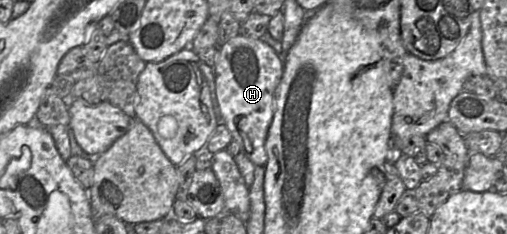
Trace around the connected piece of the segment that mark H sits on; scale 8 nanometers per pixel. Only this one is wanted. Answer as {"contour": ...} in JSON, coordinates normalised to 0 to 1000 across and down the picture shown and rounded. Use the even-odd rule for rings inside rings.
{"contour":[[[467,150],[432,197],[422,278],[426,406],[440,521],[505,709],[527,697],[525,594],[542,466],[542,389],[560,291],[556,239],[515,167]]]}

